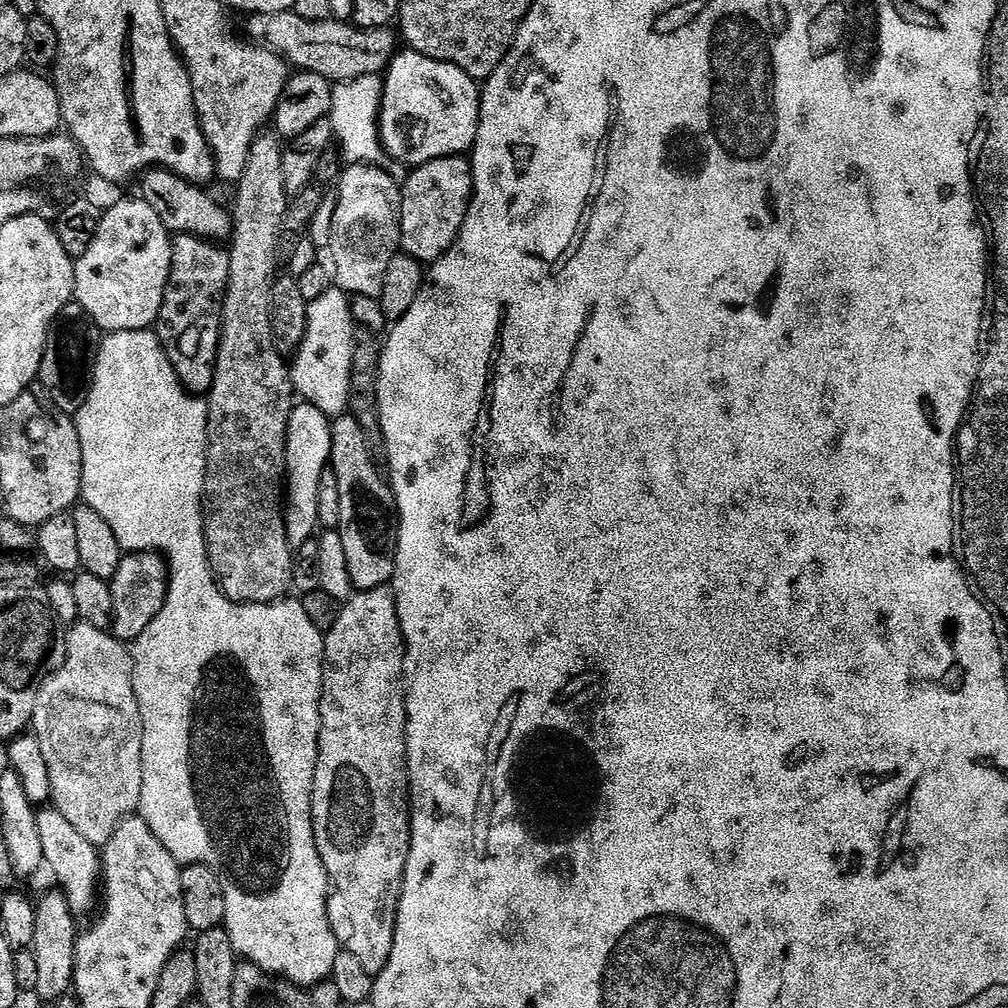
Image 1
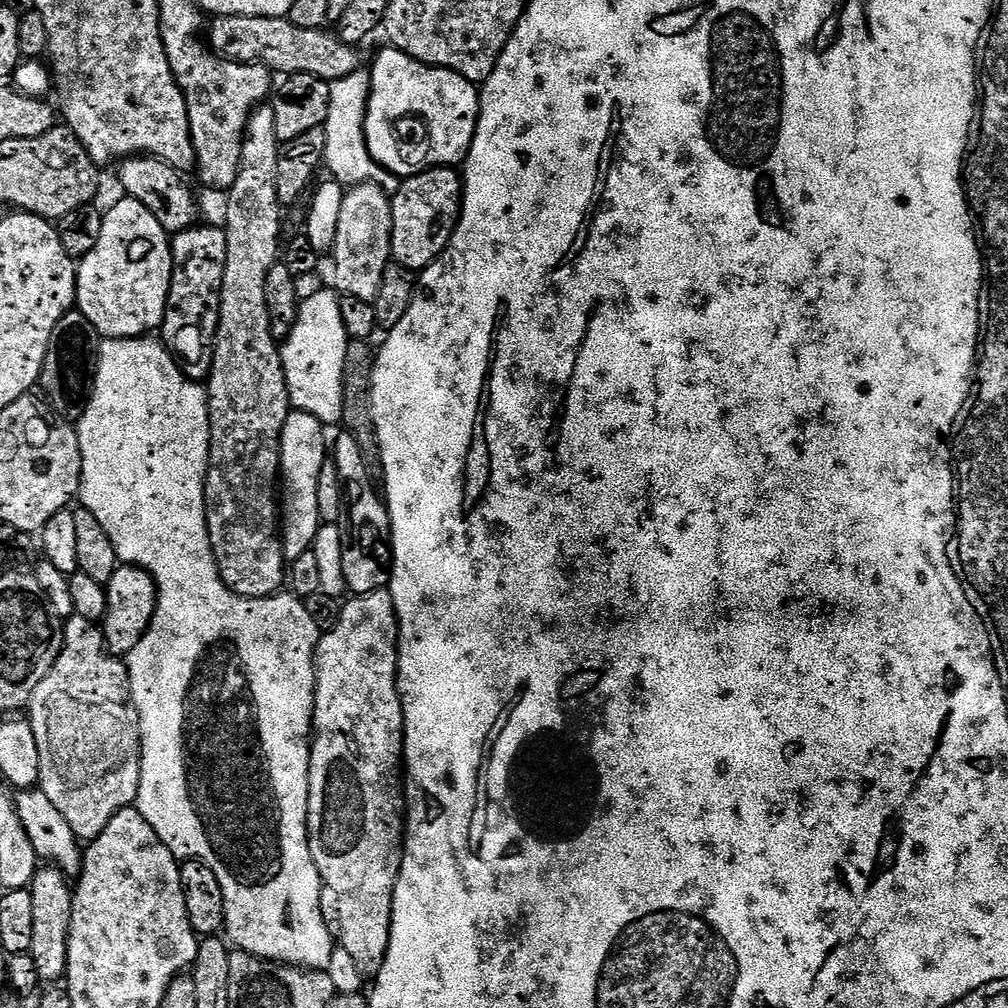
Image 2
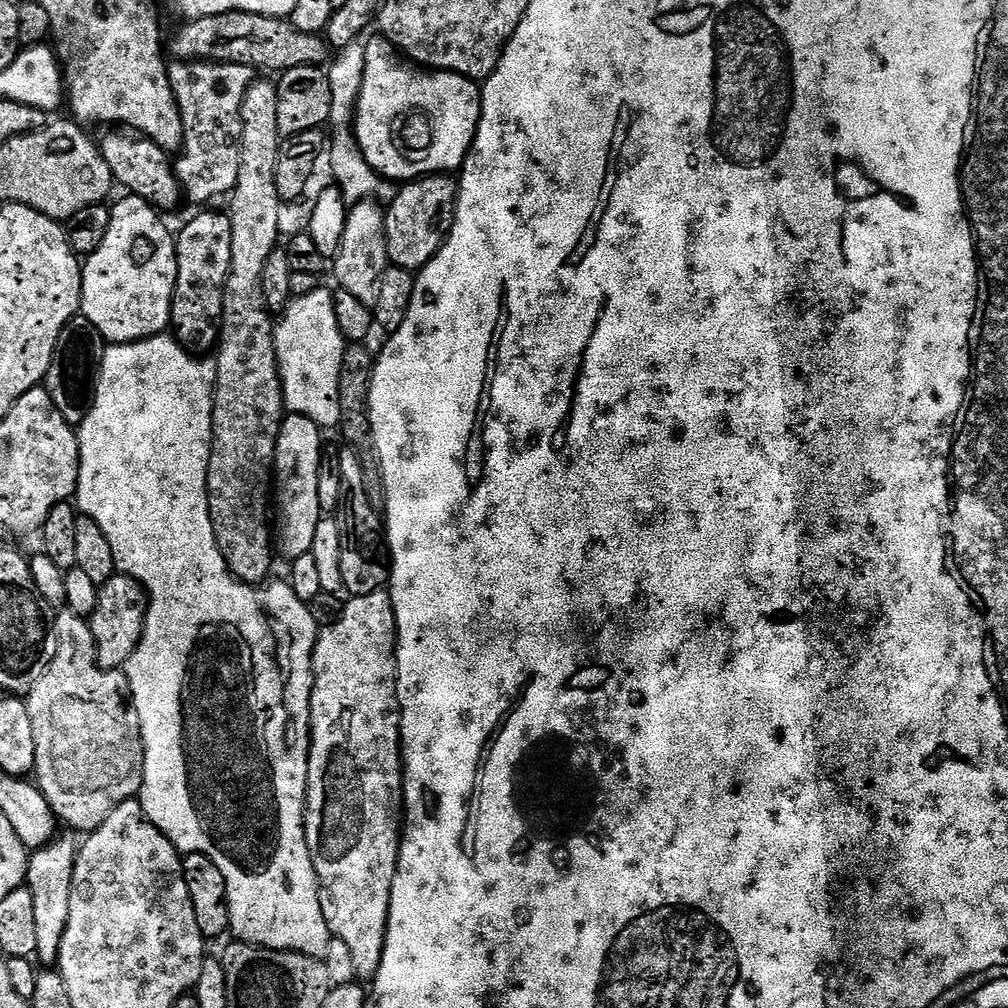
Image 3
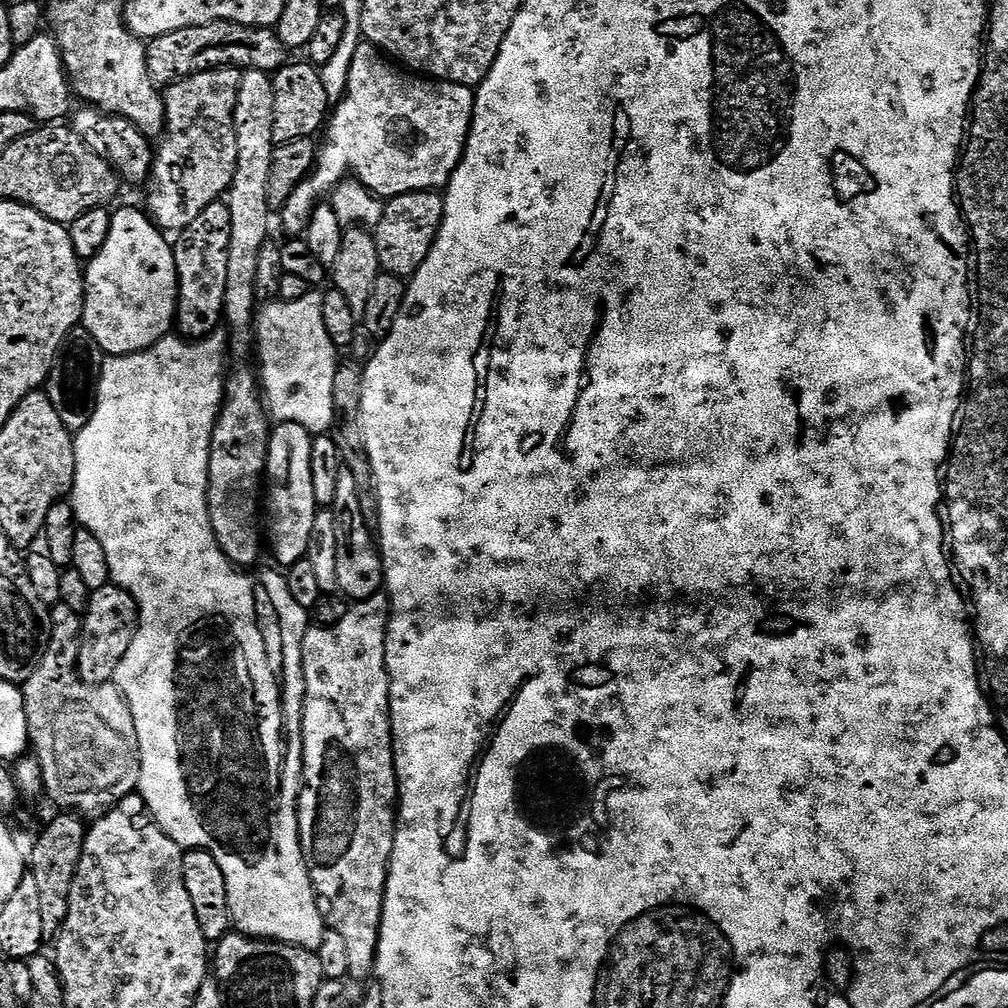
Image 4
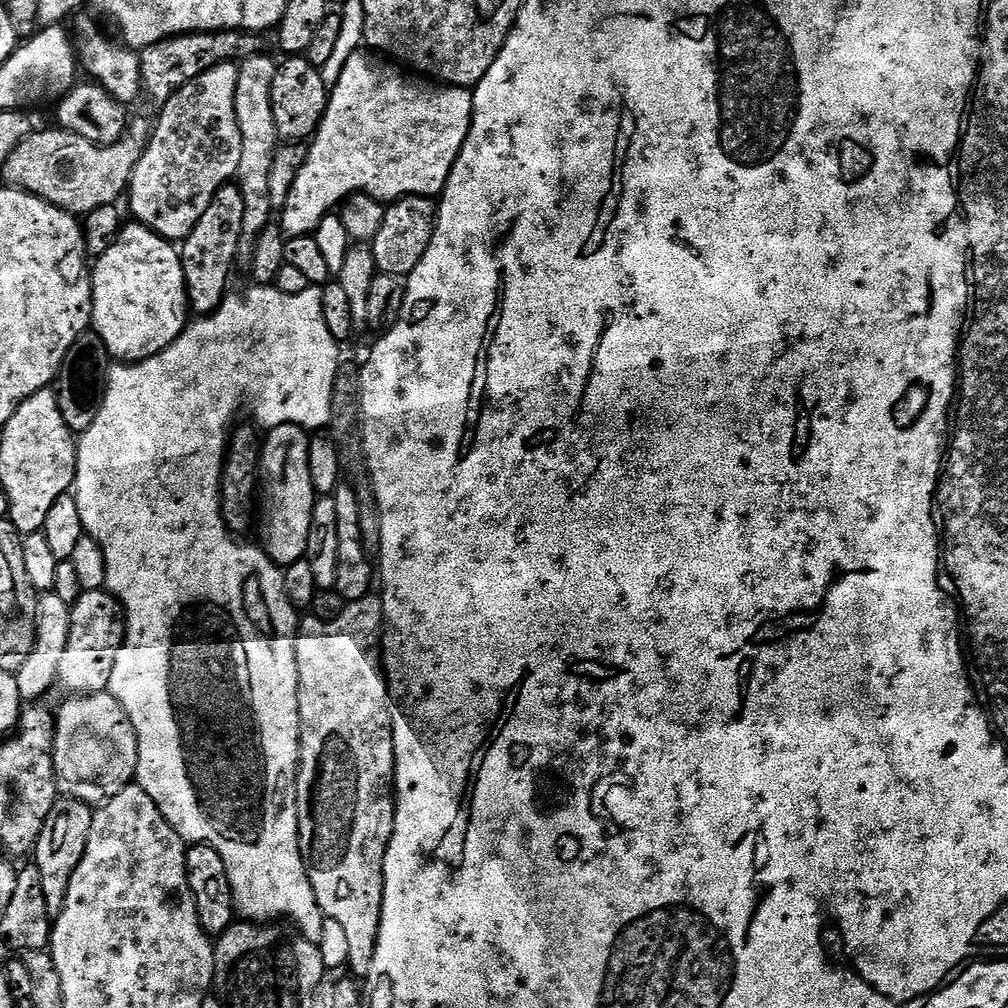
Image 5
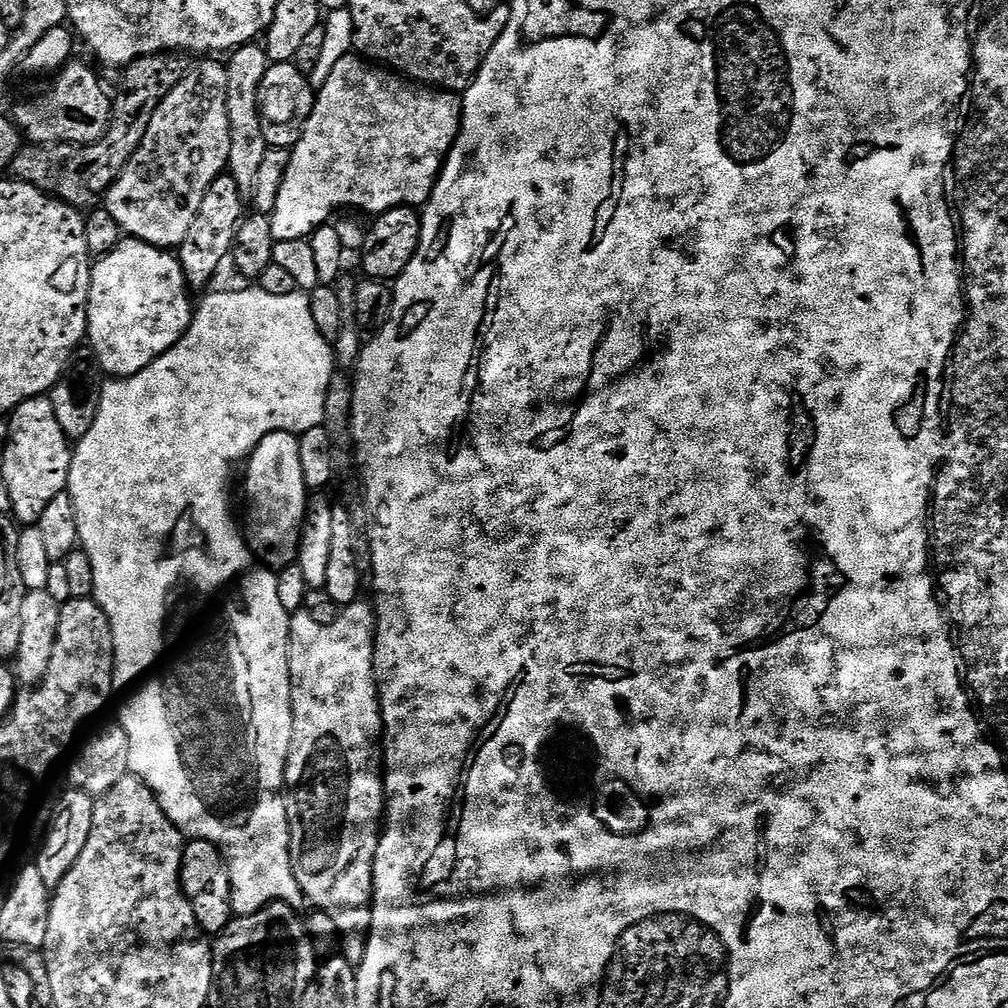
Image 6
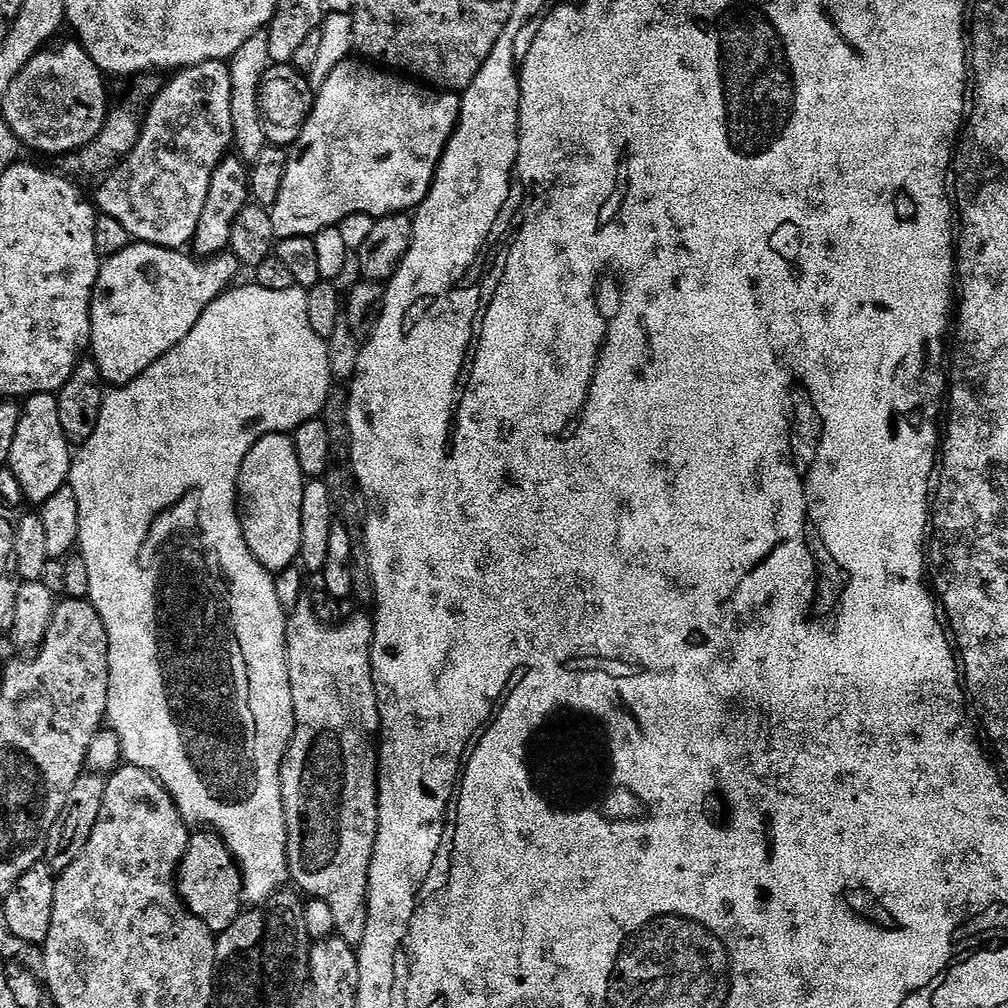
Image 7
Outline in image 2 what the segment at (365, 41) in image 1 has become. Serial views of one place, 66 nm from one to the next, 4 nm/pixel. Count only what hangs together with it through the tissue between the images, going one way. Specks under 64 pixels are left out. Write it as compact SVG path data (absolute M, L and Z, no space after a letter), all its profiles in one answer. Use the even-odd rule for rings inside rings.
M220 15L209 21L208 40L213 51L239 63L259 62L276 74L306 72L331 82L361 67L361 49L340 40L335 31L328 31L294 26L282 16Z

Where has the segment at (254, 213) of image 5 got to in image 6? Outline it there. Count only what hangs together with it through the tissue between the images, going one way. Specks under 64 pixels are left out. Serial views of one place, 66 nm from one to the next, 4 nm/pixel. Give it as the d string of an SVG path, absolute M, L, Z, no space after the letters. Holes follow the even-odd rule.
M253 42L235 49L231 53L232 61L226 64L228 70L228 113L232 123L232 159L231 175L235 176L241 189L248 190L257 183L264 155L270 149L270 143L264 137L260 115L260 87L262 78L266 78L266 70L270 66L267 47ZM261 128L261 129L260 129ZM264 131L264 132L263 132ZM252 184L252 185L251 185Z

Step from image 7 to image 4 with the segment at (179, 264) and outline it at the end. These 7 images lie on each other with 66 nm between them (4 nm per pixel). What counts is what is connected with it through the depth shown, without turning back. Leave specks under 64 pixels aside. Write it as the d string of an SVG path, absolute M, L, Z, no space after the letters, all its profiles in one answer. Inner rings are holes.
M120 208L112 212L112 225L110 226L110 235L106 237L106 246L98 250L98 254L90 261L87 261L86 271L84 273L84 314L82 317L82 327L90 330L94 334L94 342L102 349L105 357L110 356L129 356L135 352L146 350L154 346L164 336L173 331L176 322L176 263L172 253L173 245L170 240L164 236L165 233L150 219L147 211L139 212L136 208Z

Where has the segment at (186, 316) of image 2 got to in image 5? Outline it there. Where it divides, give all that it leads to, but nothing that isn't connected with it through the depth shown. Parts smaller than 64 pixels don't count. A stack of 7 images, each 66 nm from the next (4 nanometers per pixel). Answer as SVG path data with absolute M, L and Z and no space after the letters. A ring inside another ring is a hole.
M232 182L223 184L212 197L210 206L206 206L206 214L198 218L190 234L179 245L188 306L197 317L212 315L225 296L229 295L228 279L232 276L232 263L240 252L240 241L244 239L242 218L245 212L246 206L242 202L239 187Z

